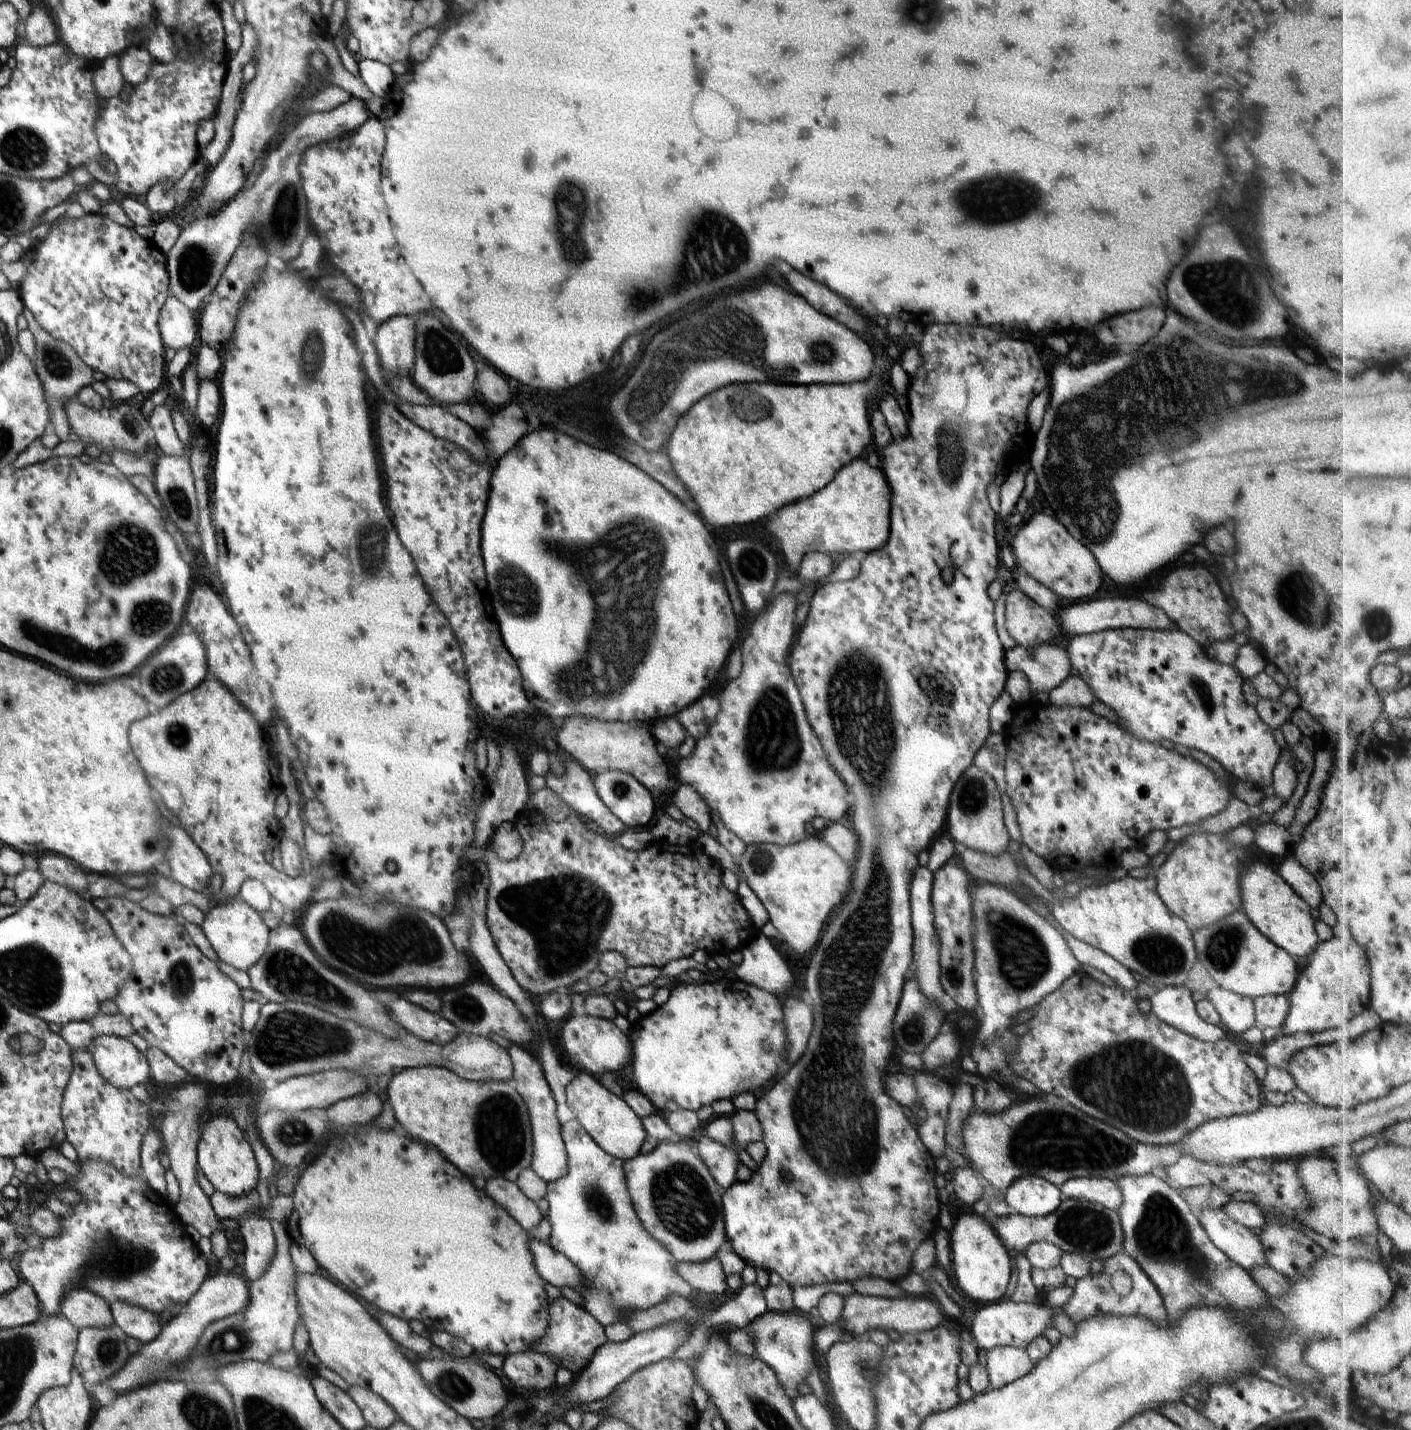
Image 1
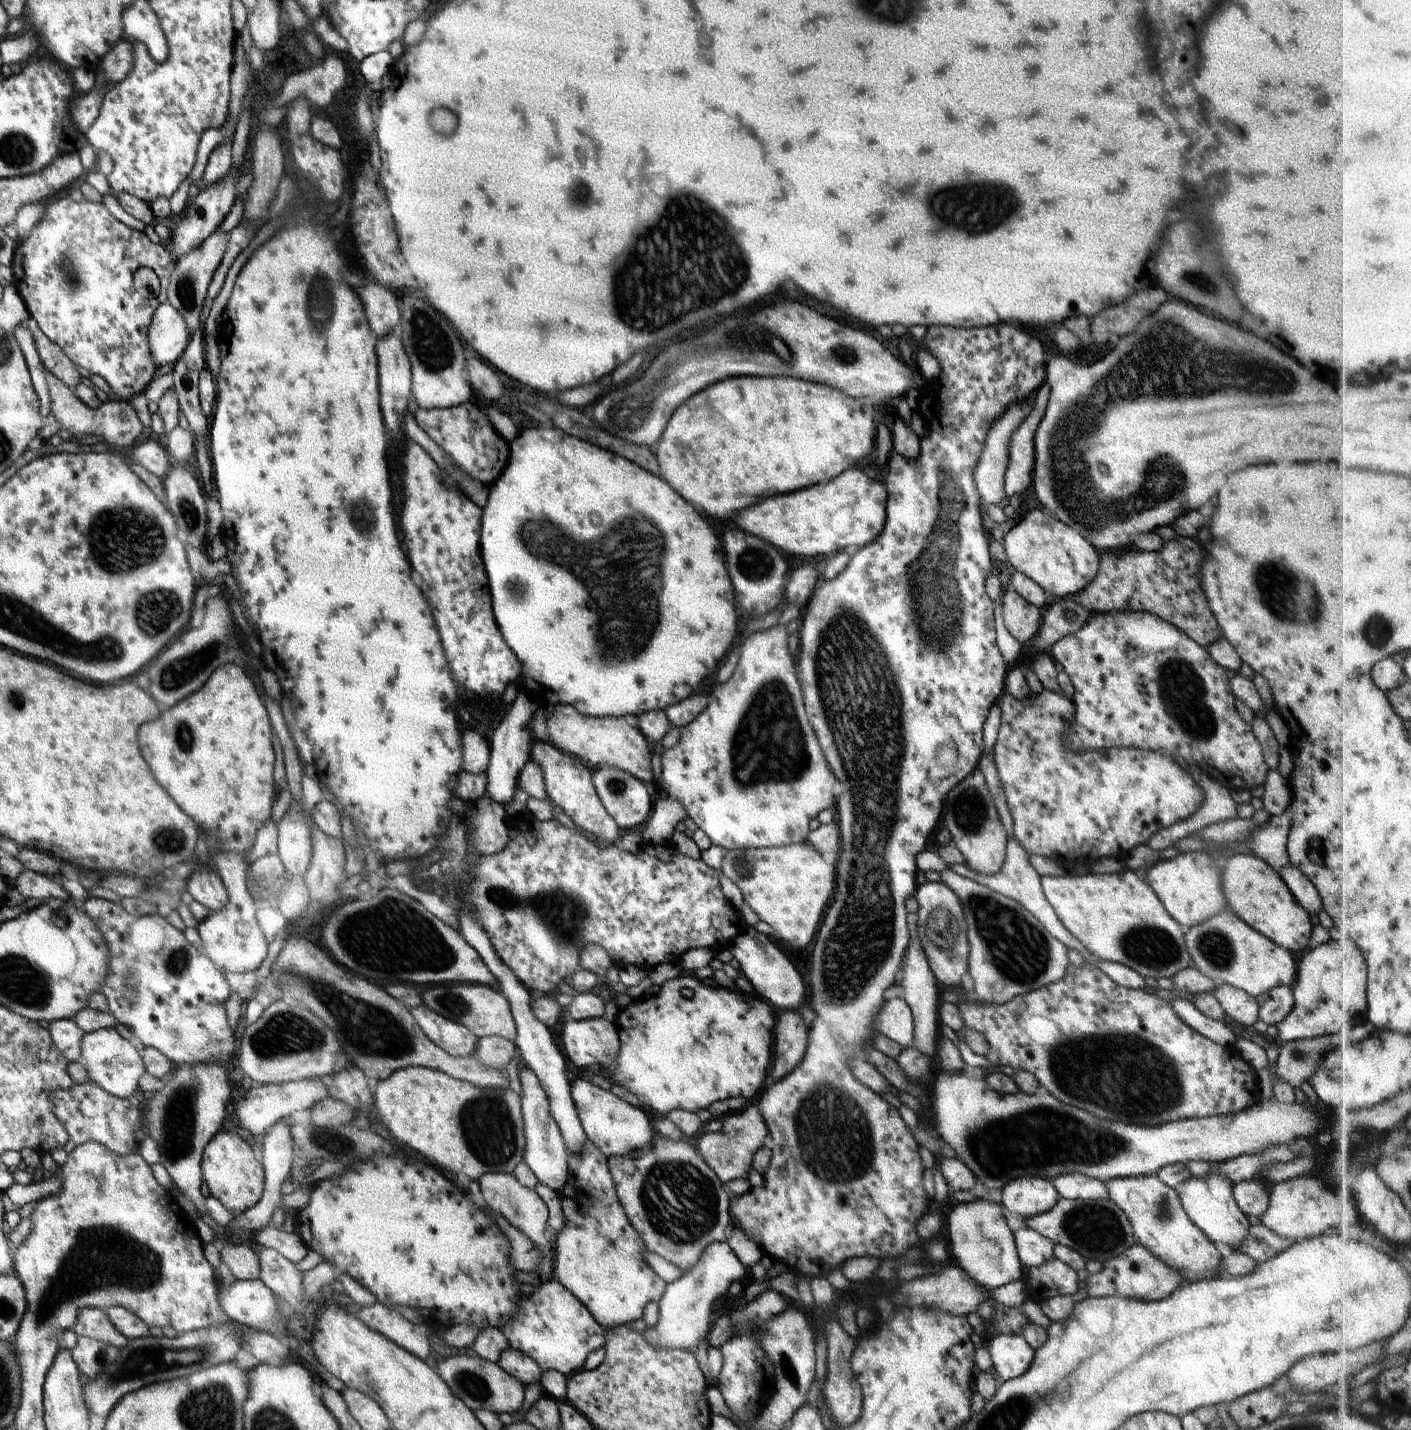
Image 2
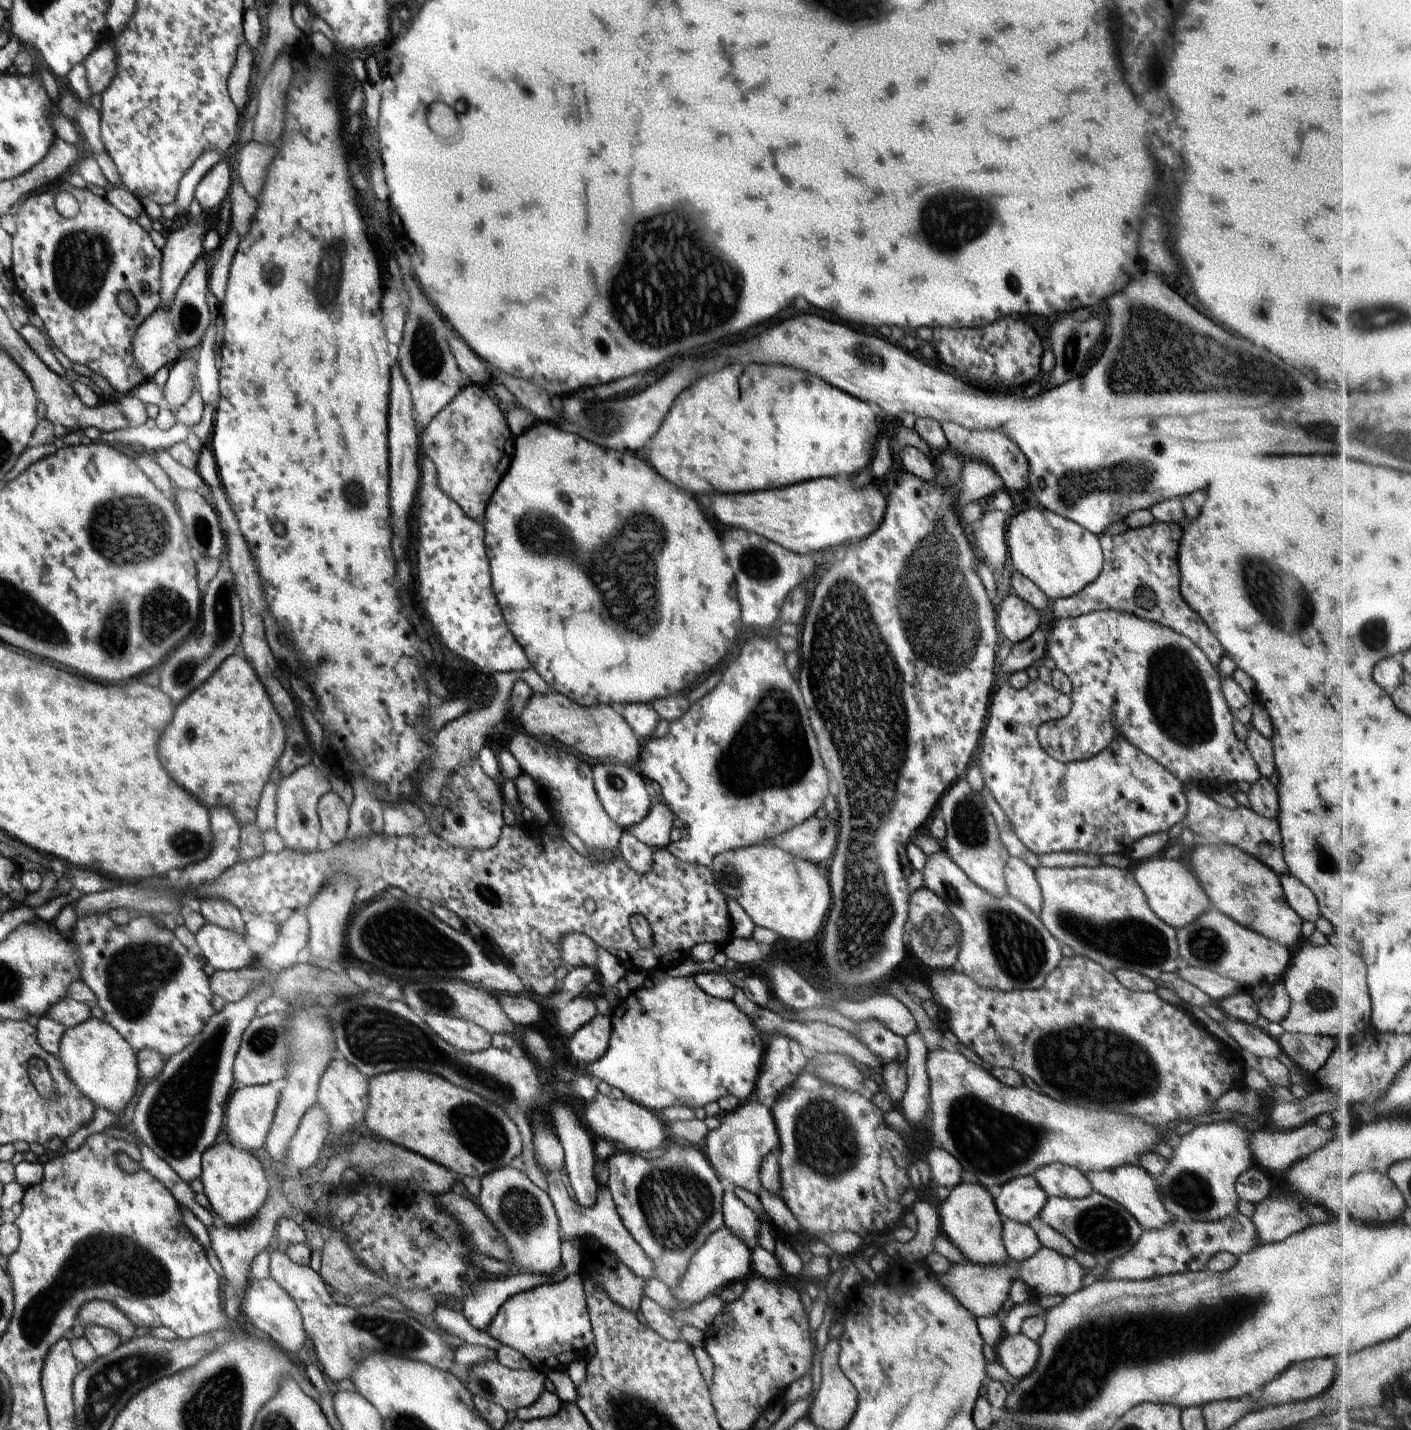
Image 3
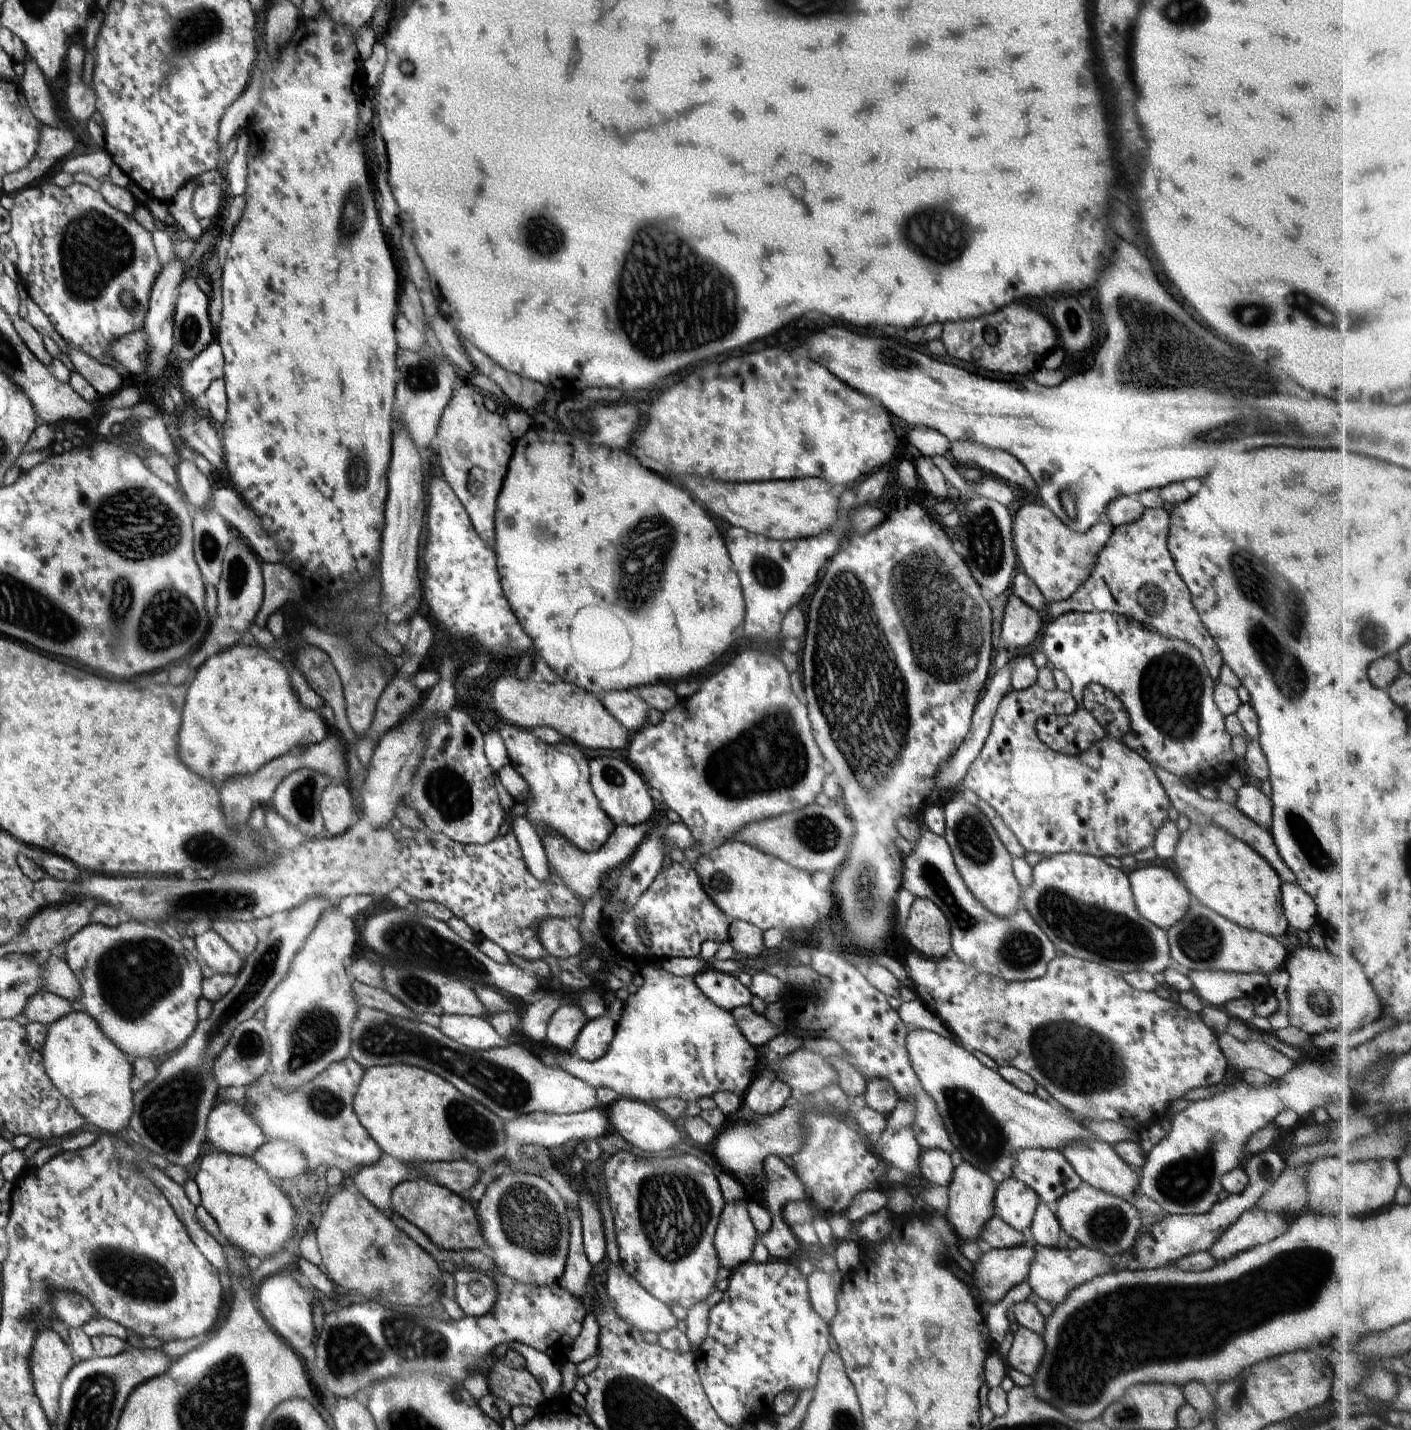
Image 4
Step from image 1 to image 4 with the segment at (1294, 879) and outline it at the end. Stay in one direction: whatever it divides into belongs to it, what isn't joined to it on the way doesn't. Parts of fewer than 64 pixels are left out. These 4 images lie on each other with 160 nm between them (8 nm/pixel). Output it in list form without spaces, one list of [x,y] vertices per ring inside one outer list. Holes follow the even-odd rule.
[[[1282,883],[1281,903],[1291,931],[1320,928],[1316,903],[1298,883]]]

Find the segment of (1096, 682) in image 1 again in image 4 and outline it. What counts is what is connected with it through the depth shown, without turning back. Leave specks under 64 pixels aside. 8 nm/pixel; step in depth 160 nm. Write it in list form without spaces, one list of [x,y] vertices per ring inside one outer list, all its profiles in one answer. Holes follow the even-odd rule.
[[[1092,611],[1089,613],[1069,612],[1063,614],[1062,616],[1056,617],[1055,620],[1052,620],[1052,623],[1046,626],[1046,630],[1044,630],[1044,636],[1042,636],[1041,652],[1046,654],[1049,662],[1054,668],[1060,669],[1068,677],[1068,680],[1071,682],[1072,696],[1077,702],[1075,711],[1069,715],[1043,715],[1036,721],[1035,729],[1037,730],[1039,739],[1044,744],[1047,744],[1050,748],[1052,748],[1054,752],[1057,752],[1058,755],[1068,755],[1069,757],[1081,755],[1088,750],[1088,746],[1092,746],[1104,738],[1104,729],[1102,729],[1098,721],[1092,717],[1090,712],[1087,711],[1082,704],[1082,692],[1084,692],[1086,685],[1090,684],[1090,682],[1097,682],[1098,684],[1108,688],[1108,690],[1114,692],[1114,694],[1123,702],[1123,705],[1128,711],[1130,730],[1122,738],[1124,744],[1127,744],[1132,750],[1135,750],[1151,765],[1158,765],[1166,772],[1176,775],[1181,779],[1185,777],[1188,781],[1196,782],[1196,784],[1208,784],[1208,782],[1214,782],[1214,780],[1216,780],[1216,782],[1224,781],[1226,776],[1233,771],[1238,771],[1242,775],[1245,773],[1246,768],[1244,759],[1240,758],[1232,748],[1232,736],[1228,733],[1226,725],[1224,724],[1225,716],[1220,712],[1220,709],[1216,706],[1215,700],[1213,699],[1215,682],[1206,668],[1202,654],[1200,654],[1200,651],[1195,646],[1192,646],[1192,644],[1189,642],[1162,636],[1159,632],[1146,628],[1136,619],[1122,616],[1118,613],[1111,613],[1108,611]]]

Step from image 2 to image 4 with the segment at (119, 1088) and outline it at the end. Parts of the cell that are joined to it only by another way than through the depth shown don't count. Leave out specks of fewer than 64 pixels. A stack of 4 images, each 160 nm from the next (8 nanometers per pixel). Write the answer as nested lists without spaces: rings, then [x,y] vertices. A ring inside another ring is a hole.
[[[74,1010],[47,1025],[46,1038],[40,1054],[43,1056],[45,1071],[52,1084],[56,1085],[88,1123],[113,1135],[124,1135],[133,1113],[133,1092],[130,1089],[130,1080],[134,1075],[132,1061],[104,1036],[99,1024],[88,1013]]]

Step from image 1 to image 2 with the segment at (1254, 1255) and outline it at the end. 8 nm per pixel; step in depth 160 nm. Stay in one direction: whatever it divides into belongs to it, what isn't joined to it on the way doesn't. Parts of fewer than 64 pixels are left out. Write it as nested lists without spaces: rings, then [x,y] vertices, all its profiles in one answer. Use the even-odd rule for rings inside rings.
[[[1210,1173],[1204,1178],[1194,1179],[1192,1176],[1176,1190],[1182,1206],[1190,1220],[1223,1251],[1238,1251],[1248,1236],[1248,1218],[1240,1210],[1233,1197],[1233,1184],[1219,1173]]]

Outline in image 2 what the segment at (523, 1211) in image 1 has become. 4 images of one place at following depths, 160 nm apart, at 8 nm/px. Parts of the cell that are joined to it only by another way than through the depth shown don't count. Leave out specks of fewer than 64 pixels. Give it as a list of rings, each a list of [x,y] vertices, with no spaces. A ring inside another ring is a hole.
[[[484,1173],[478,1180],[482,1196],[487,1207],[502,1215],[514,1228],[523,1232],[540,1250],[541,1258],[539,1272],[545,1279],[554,1276],[555,1272],[552,1263],[552,1246],[544,1236],[547,1228],[548,1209],[546,1204],[540,1199],[535,1190],[522,1186],[513,1173]]]

